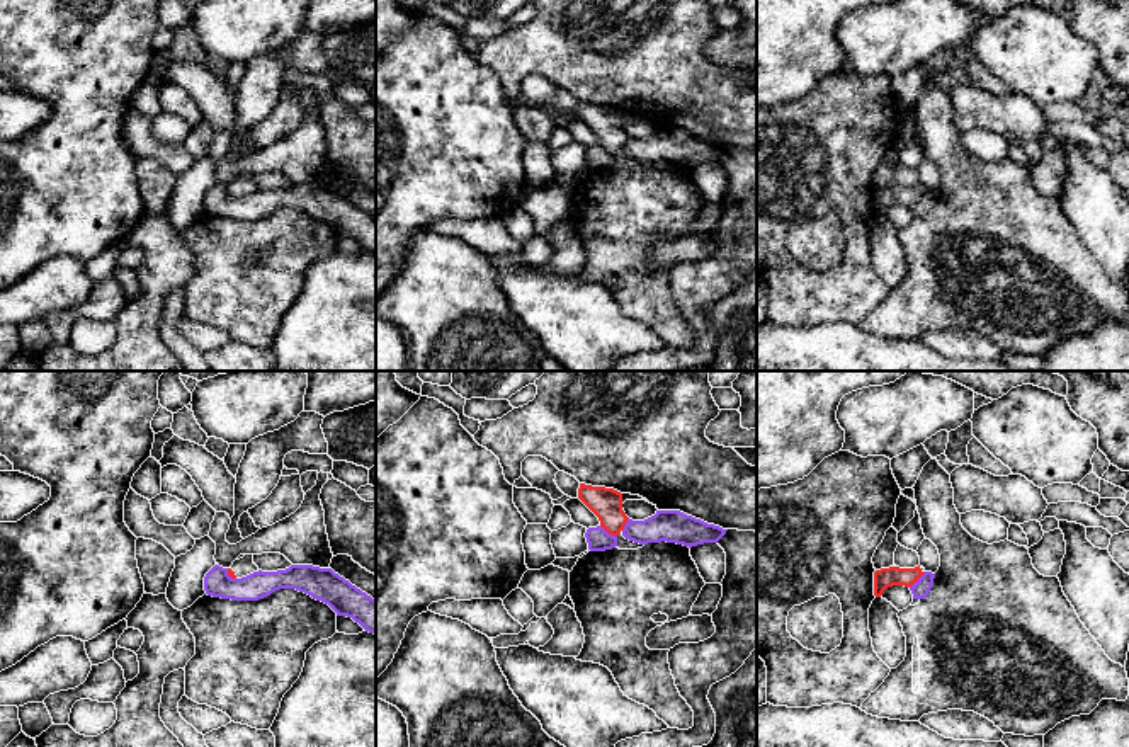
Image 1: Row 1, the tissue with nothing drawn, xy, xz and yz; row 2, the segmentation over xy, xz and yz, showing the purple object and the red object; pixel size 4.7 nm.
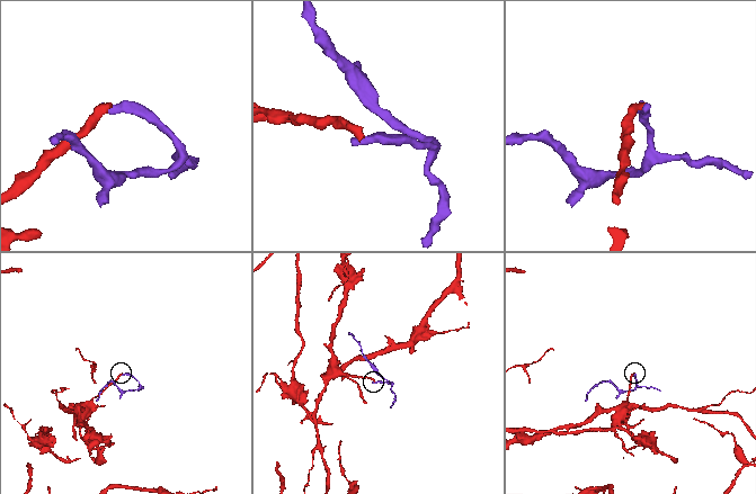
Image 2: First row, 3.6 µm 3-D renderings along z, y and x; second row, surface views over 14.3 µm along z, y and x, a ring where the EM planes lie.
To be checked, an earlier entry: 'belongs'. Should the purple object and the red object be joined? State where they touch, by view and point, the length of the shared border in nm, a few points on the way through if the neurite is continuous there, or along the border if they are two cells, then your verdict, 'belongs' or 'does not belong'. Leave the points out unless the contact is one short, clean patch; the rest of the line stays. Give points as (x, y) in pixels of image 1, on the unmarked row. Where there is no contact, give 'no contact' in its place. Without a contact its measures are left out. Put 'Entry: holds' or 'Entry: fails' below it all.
contact yz (919, 199); length 110 nm; border yz (925, 191), (910, 206); does not belong
Entry: fails

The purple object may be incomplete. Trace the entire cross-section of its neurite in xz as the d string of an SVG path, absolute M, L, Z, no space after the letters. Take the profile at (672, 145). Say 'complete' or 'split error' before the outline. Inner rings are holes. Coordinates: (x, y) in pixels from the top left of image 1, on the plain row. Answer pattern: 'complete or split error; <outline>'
complete; M656 129L655 134L644 140L627 138L622 155L639 163L667 160L692 167L718 162L726 150L680 129Z

